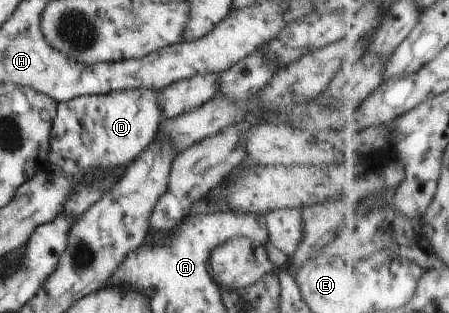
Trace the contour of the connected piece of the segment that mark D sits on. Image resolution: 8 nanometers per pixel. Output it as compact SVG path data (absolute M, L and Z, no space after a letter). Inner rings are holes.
M125 90L56 102L49 136L48 172L64 178L81 178L93 169L129 164L152 142L162 119L156 91Z

